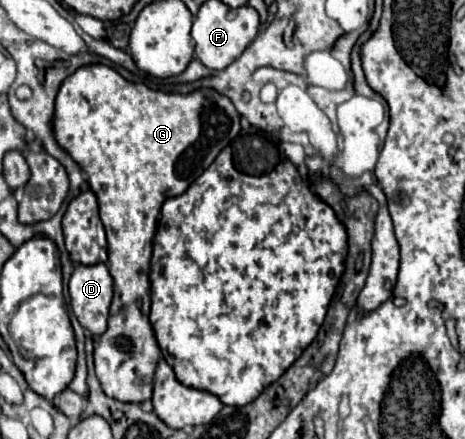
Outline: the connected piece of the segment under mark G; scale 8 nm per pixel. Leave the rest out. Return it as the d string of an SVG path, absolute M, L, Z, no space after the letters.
M86 64L58 90L52 130L58 146L86 172L98 198L108 236L106 268L114 278L108 330L94 348L96 376L106 396L142 404L152 398L160 346L150 326L150 256L156 216L168 196L180 196L240 132L240 114L230 98L212 88L188 94L152 90L128 82L114 68Z

